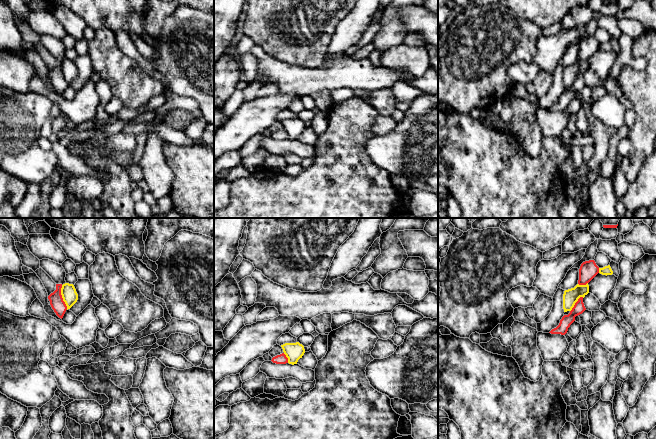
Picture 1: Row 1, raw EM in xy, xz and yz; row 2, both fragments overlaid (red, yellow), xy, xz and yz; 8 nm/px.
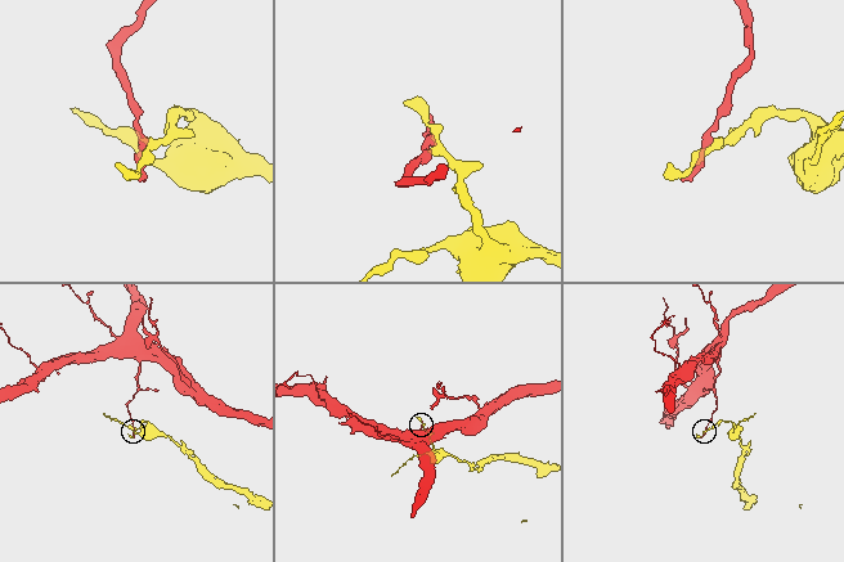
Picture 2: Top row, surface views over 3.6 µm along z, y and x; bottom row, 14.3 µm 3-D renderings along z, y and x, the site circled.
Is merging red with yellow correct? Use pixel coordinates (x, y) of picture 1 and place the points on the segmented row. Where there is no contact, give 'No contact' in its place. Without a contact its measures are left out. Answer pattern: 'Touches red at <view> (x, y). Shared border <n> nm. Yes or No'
Touches red at xy (61, 297). Shared border 200 nm. No

